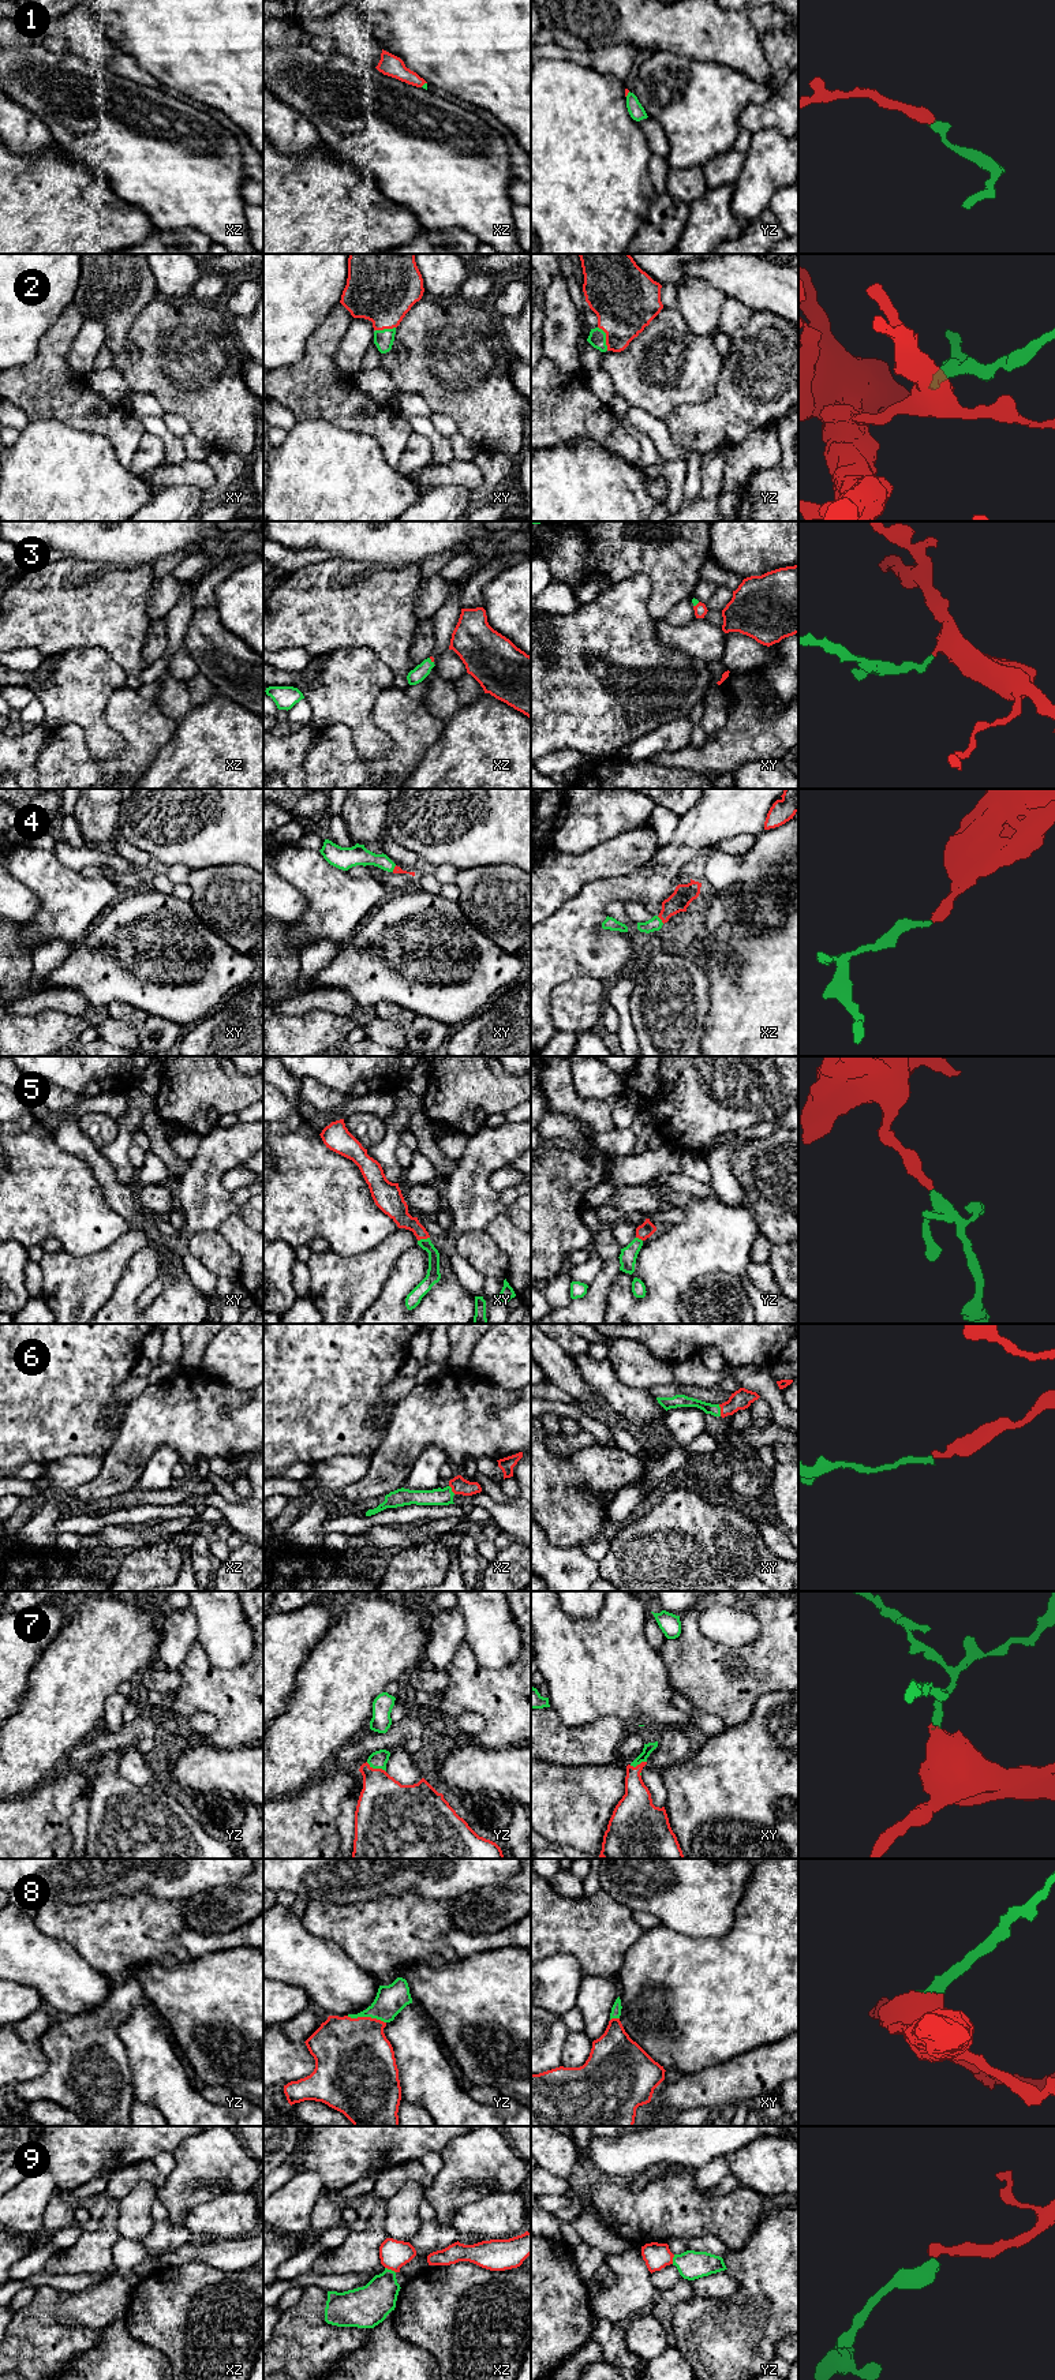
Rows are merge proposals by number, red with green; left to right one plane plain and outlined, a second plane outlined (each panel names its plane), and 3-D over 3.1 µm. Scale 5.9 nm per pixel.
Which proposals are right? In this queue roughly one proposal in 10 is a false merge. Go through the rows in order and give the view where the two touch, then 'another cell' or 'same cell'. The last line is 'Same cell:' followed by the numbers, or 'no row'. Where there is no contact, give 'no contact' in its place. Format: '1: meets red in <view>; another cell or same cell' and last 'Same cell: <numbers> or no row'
1: meets red in xz; same cell
2: meets red in yz; same cell
3: meets red in xz; same cell
4: meets red in xz; same cell
5: meets red in xy; same cell
6: meets red in xy; same cell
7: meets red in yz; same cell
8: meets red in yz; same cell
9: meets red in xz; same cell
Same cell: 1, 2, 3, 4, 5, 6, 7, 8, 9

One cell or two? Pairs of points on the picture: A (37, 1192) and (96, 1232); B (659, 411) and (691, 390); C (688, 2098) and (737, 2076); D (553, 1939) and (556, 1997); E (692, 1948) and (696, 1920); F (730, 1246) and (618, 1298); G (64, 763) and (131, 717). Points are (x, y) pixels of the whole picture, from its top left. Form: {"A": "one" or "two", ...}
{"A": "one", "B": "one", "C": "one", "D": "two", "E": "two", "F": "one", "G": "one"}

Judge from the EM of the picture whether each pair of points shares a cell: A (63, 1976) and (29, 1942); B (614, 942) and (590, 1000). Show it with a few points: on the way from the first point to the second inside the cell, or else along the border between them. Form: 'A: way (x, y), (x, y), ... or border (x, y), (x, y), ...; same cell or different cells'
A: way (55, 1968), (37, 1950); same cell
B: border (565, 980), (572, 977), (597, 977), (608, 983); different cells

